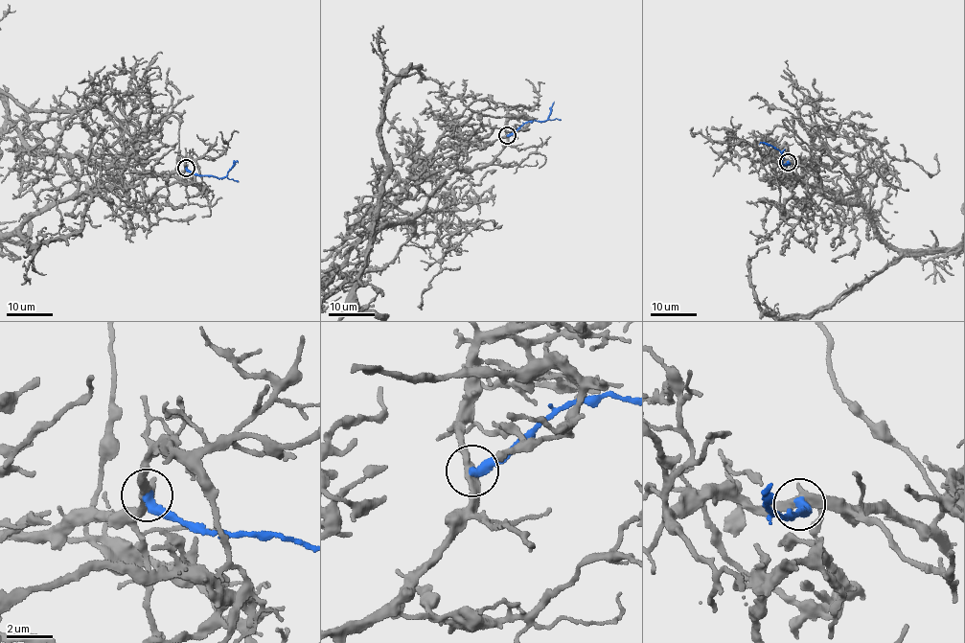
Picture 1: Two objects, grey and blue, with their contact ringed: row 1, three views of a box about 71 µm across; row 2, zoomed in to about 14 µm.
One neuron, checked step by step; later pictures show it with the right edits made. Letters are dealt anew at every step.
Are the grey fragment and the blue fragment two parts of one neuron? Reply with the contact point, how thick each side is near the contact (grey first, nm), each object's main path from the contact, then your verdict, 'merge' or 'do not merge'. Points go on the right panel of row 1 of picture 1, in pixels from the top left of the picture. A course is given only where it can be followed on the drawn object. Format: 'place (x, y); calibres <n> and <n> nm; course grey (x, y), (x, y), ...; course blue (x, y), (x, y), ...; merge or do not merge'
place (788, 162); calibres 380 and 440 nm; course blue (787, 162), (783, 165), (783, 155), (769, 145), (759, 145); do not merge

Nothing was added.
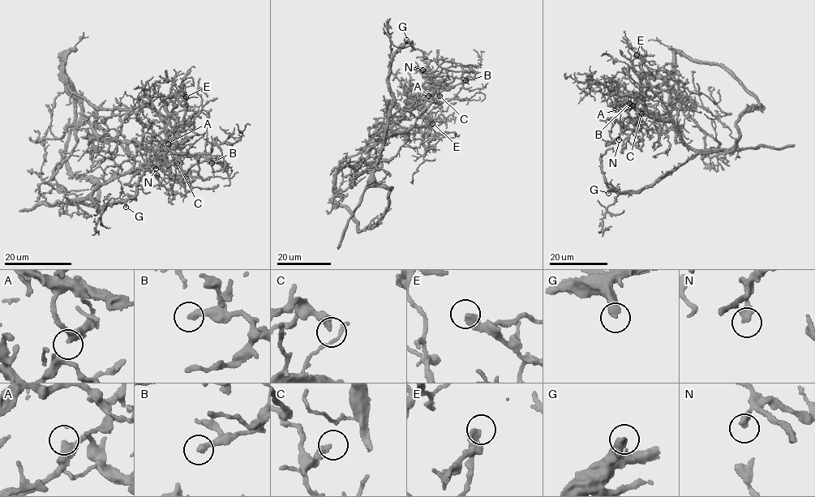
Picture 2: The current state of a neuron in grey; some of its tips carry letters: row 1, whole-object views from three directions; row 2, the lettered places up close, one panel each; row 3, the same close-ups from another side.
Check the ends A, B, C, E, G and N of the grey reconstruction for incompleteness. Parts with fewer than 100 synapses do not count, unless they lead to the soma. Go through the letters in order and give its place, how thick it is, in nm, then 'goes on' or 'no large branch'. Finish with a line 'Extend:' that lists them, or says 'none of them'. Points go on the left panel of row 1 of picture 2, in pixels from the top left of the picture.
A: place (168, 143); calibre 360 nm; no large branch
B: place (212, 163); calibre 320 nm; no large branch
C: place (177, 163); calibre 360 nm; no large branch
E: place (186, 96); calibre 360 nm; no large branch
G: place (126, 207); calibre 440 nm; goes on
N: place (156, 169); calibre 360 nm; no large branch
Extend: G

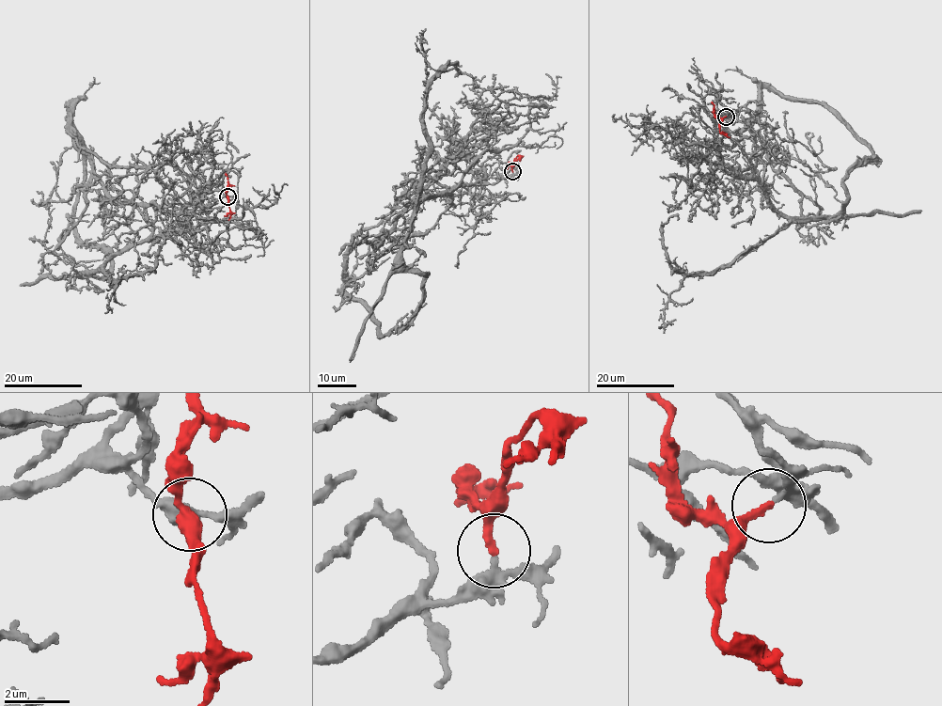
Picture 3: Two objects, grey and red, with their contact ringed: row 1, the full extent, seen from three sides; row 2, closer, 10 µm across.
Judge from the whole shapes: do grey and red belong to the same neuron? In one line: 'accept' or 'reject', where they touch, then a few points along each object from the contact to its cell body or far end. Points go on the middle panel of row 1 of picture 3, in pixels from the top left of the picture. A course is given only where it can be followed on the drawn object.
accept | (512, 171) | grey via (512, 172), (478, 186), (475, 169), (486, 178), (416, 210), (433, 77), (456, 63), (478, 86) | red via (512, 171), (518, 155), (519, 161)

